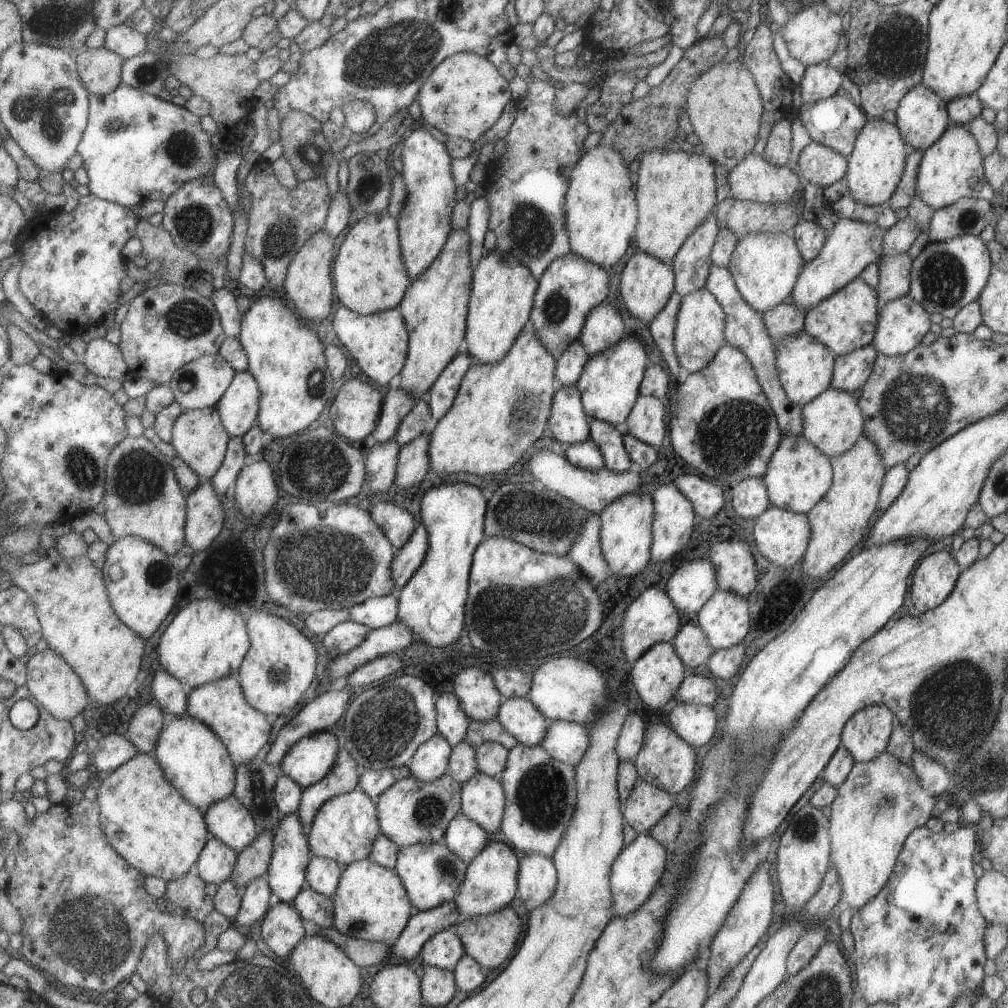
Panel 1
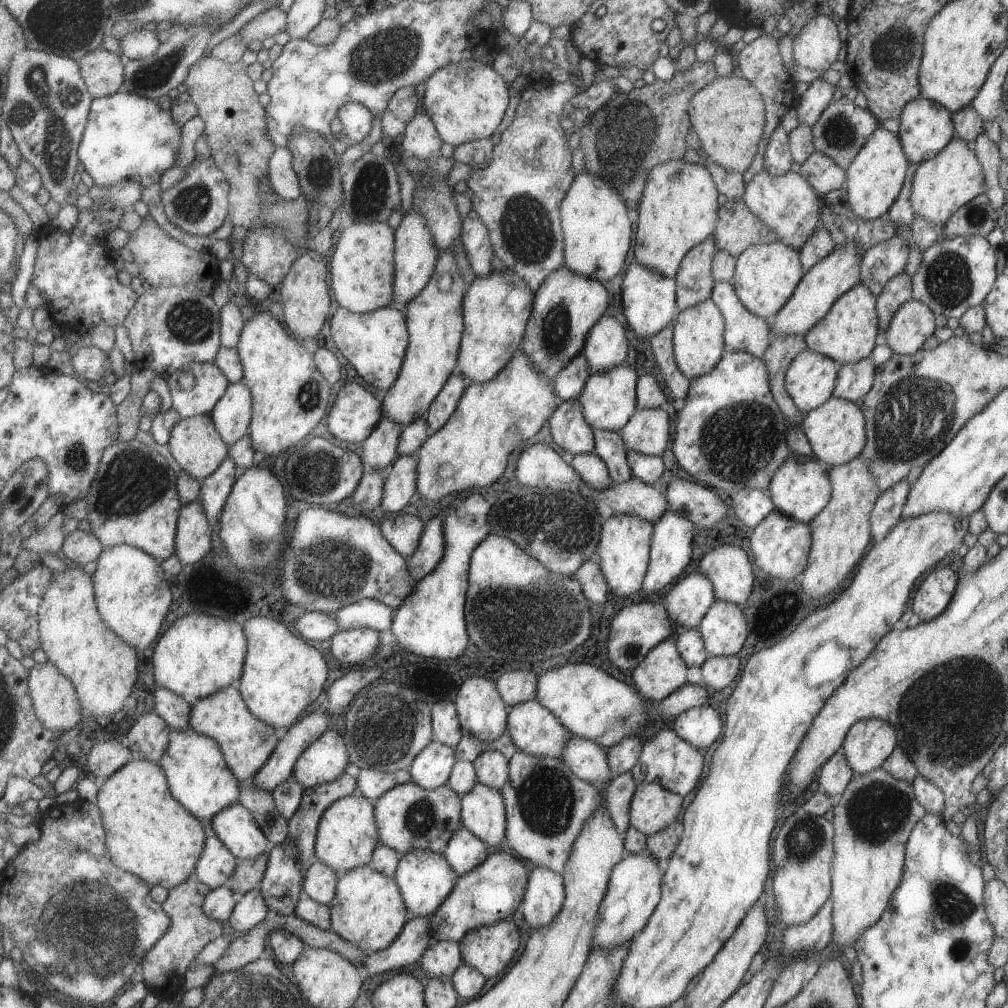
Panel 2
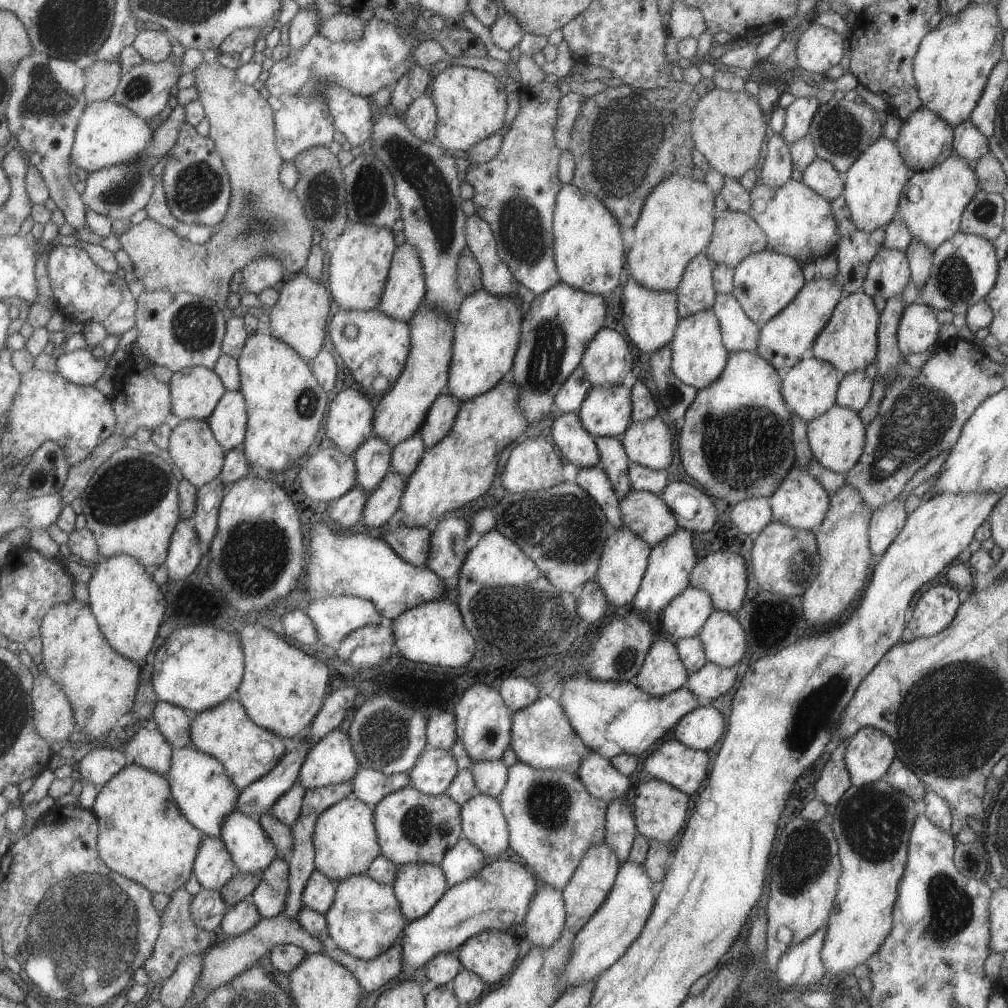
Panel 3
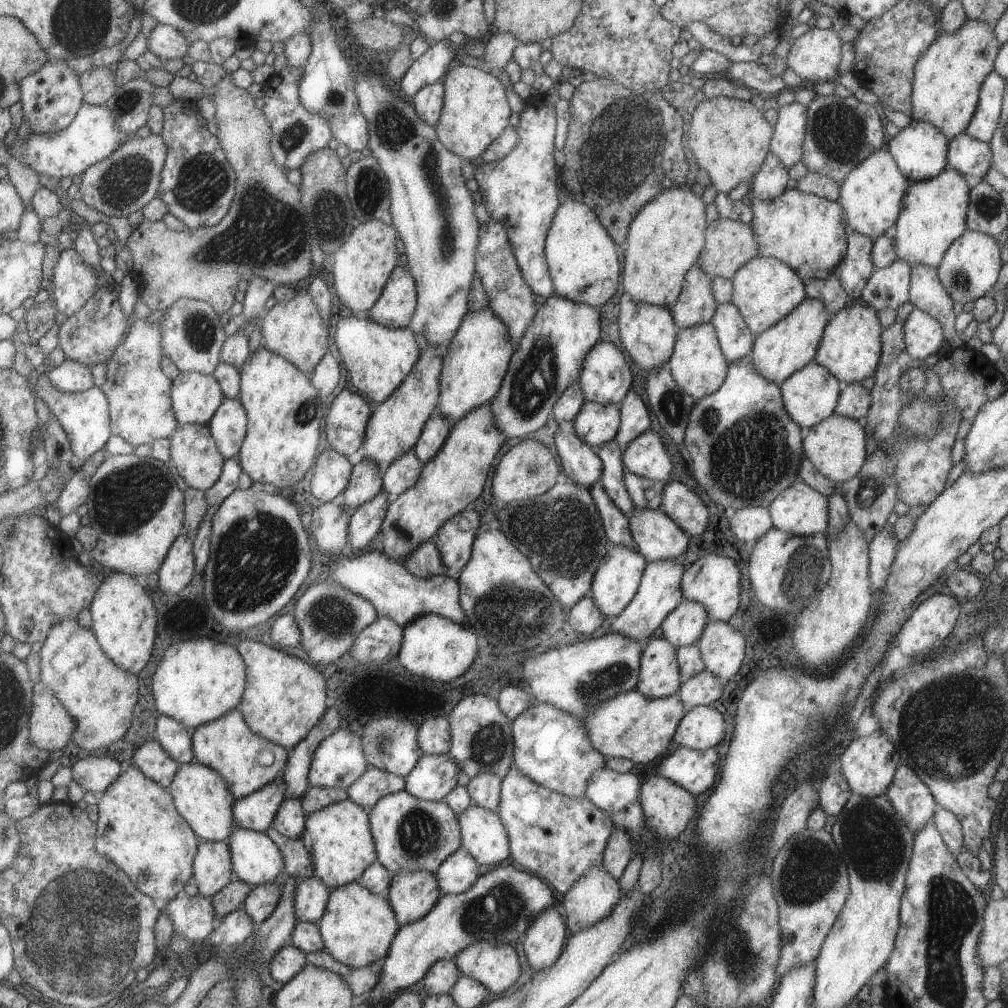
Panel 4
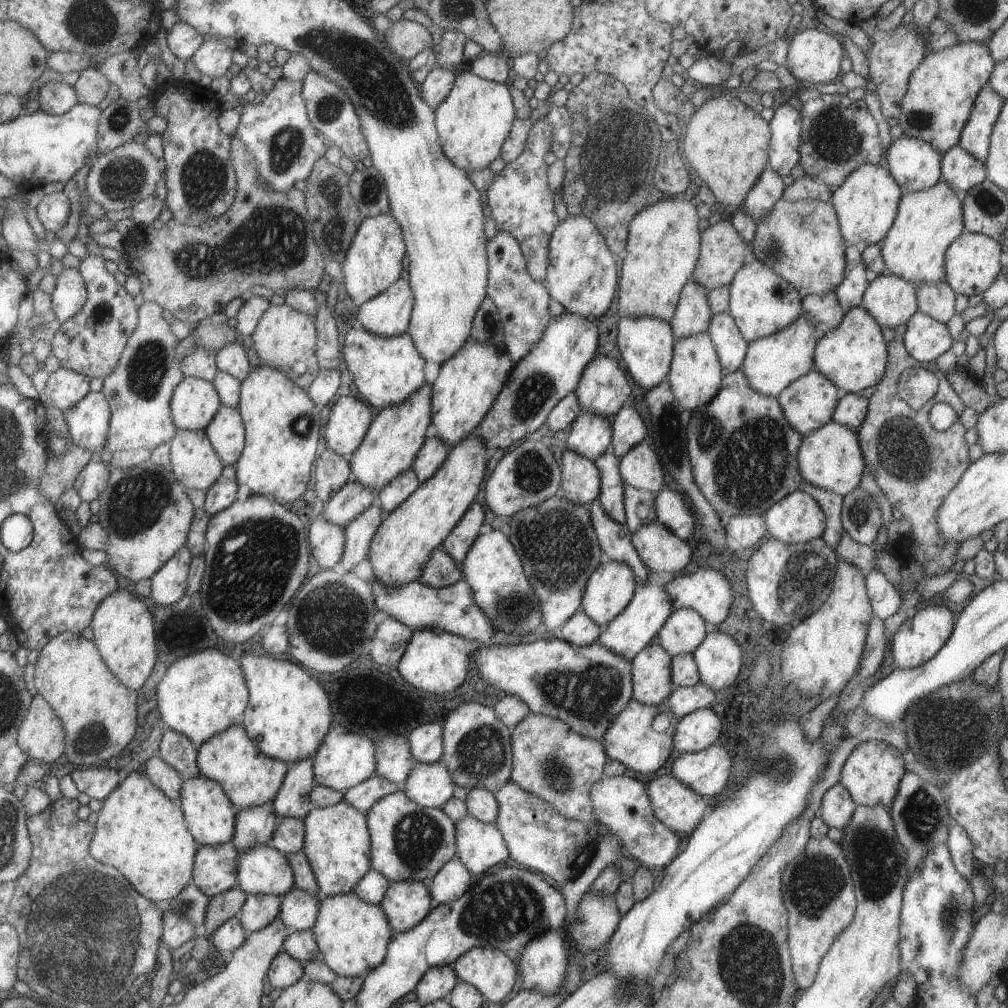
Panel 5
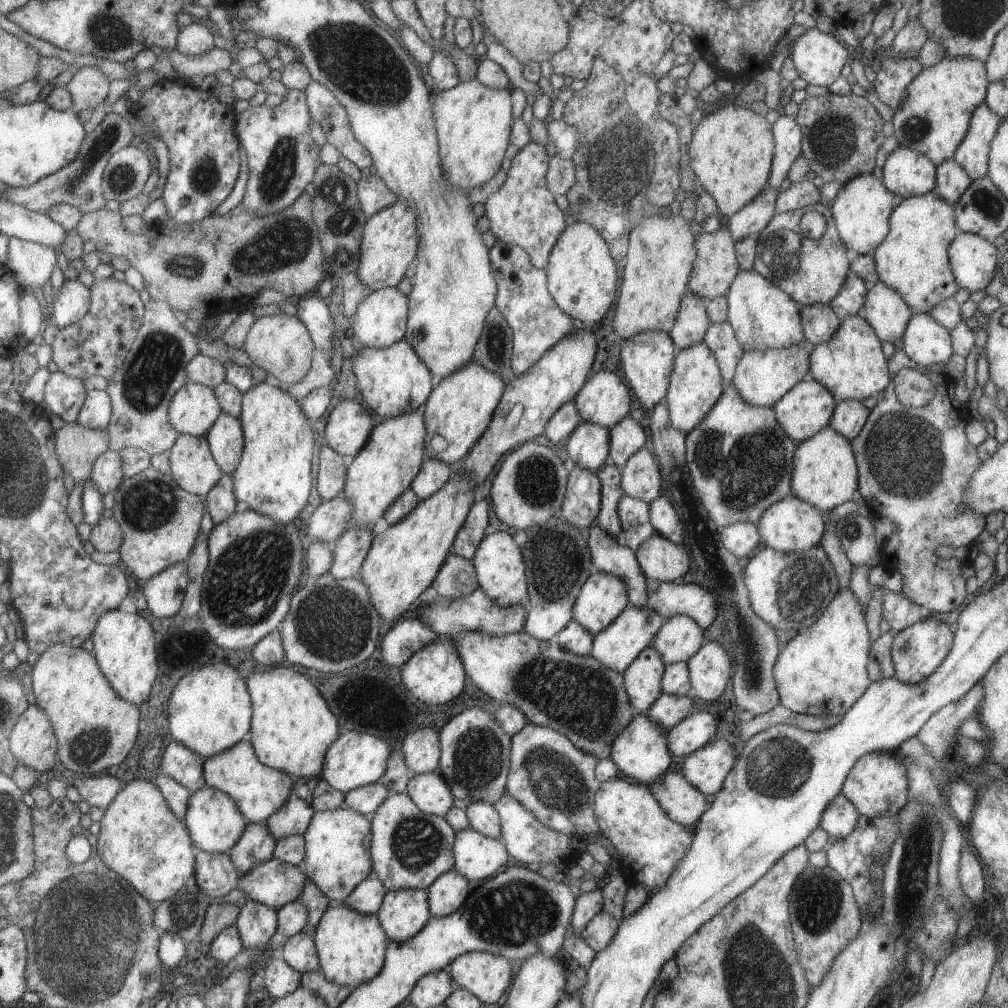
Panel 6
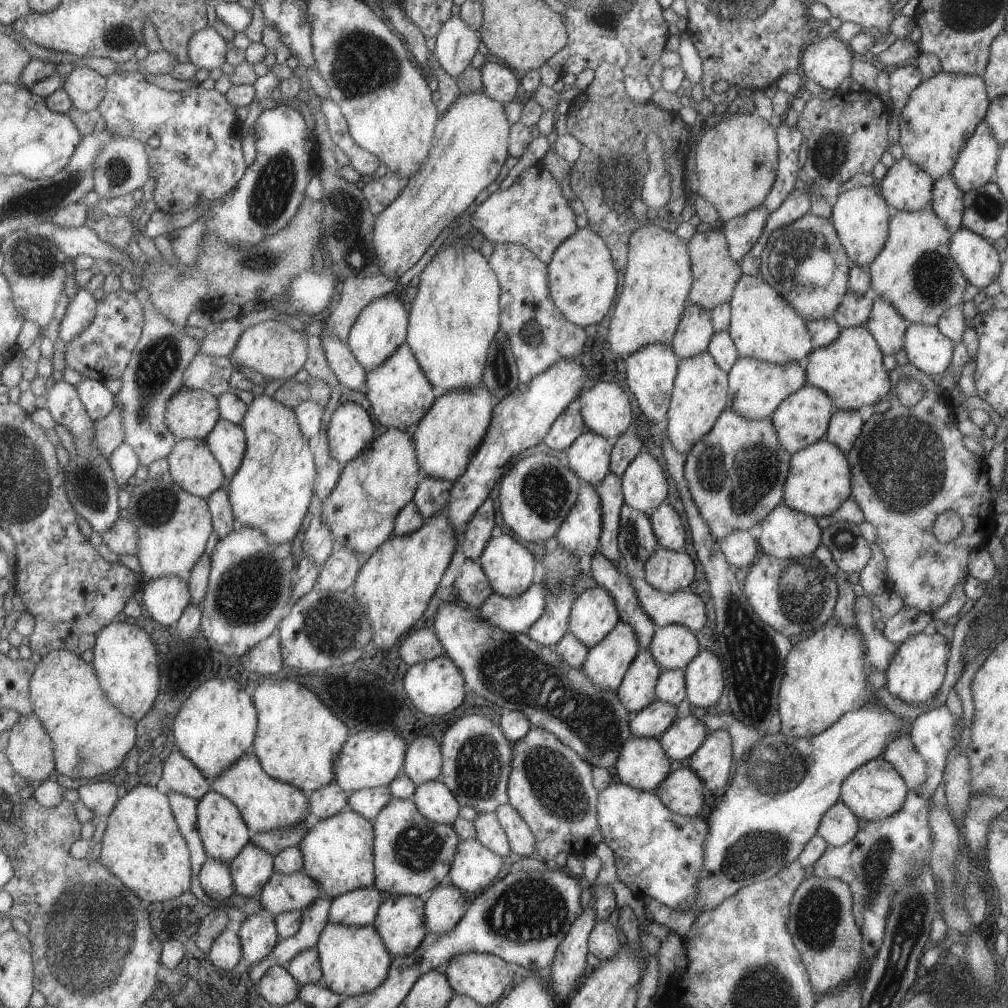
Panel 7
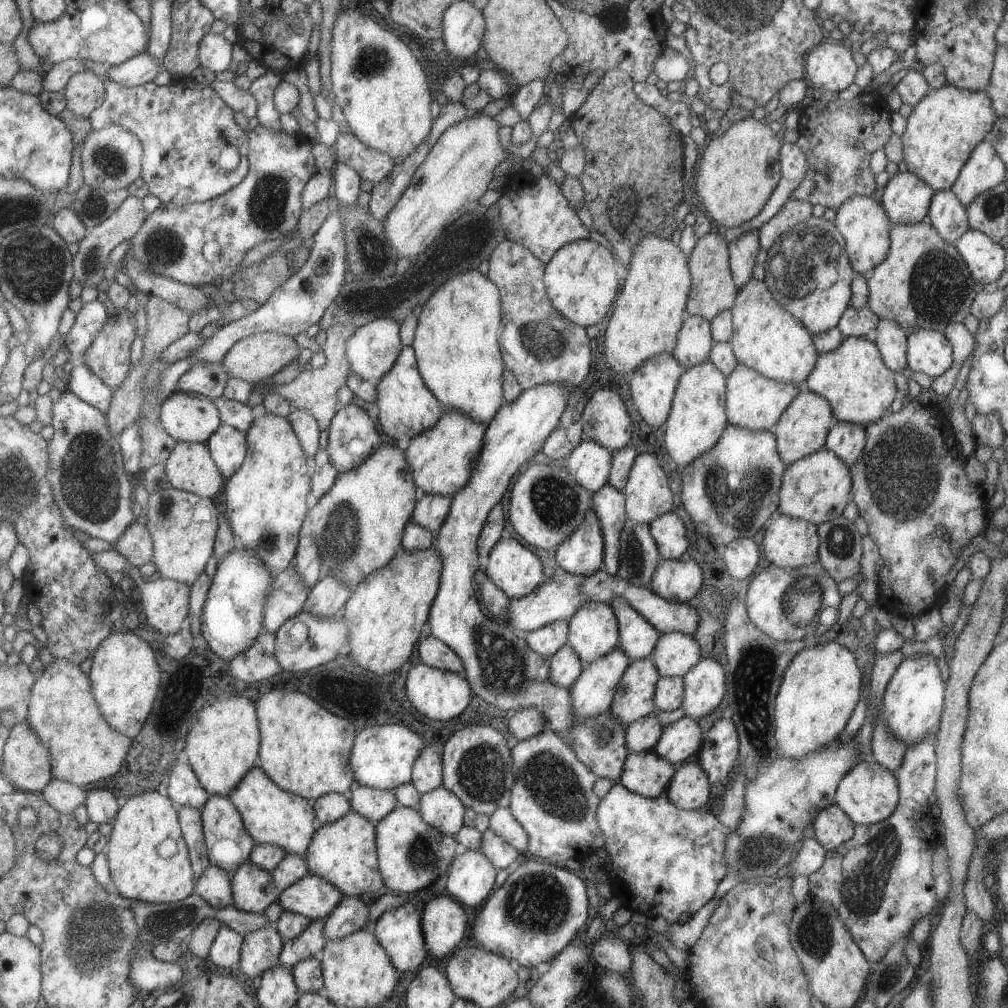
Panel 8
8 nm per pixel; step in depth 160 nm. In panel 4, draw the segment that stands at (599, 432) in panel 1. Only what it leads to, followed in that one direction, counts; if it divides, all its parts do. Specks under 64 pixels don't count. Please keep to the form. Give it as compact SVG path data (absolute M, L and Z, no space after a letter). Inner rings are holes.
M614 439L596 449L597 457L602 465L600 484L611 503L627 518L634 510L633 502L623 485L623 464L617 442Z

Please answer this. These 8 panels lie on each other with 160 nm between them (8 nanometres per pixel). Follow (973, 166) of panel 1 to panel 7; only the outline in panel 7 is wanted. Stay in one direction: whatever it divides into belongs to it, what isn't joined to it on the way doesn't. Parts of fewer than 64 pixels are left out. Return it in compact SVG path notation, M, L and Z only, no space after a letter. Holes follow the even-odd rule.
M930 205L917 212L899 212L892 207L887 212L887 240L867 267L870 294L891 304L911 324L933 326L945 310L955 306L962 310L962 295L968 283L949 254L951 234L945 224L933 214Z

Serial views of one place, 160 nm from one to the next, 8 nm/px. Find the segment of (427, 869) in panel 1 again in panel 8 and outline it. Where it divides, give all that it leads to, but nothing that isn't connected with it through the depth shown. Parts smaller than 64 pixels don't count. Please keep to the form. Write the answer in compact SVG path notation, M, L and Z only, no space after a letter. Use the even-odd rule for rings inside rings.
M405 901L382 912L372 923L371 932L385 949L391 964L402 974L417 971L429 962L429 952L421 928L420 913L411 902Z

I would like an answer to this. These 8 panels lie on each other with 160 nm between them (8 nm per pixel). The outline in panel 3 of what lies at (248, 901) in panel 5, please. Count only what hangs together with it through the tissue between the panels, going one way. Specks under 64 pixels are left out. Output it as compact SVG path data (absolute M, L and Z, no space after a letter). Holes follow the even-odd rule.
M275 858L263 870L260 882L250 895L250 901L260 918L271 918L283 913L287 896L288 862Z

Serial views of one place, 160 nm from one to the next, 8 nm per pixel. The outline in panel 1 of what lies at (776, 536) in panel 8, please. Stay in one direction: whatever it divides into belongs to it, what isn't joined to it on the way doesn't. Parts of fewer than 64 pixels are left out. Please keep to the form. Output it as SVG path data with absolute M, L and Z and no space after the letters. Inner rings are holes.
M784 434L769 457L762 479L771 505L806 514L830 487L832 468L828 456L815 448L802 434Z

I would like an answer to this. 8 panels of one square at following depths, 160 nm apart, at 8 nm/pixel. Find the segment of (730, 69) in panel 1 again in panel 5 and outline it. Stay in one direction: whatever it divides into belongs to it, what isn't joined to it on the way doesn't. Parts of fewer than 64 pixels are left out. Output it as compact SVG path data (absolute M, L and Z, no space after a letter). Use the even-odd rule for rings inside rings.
M721 94L694 110L682 135L681 151L687 164L711 190L717 206L728 211L741 208L741 202L757 182L759 174L766 169L769 124L740 99L731 94Z

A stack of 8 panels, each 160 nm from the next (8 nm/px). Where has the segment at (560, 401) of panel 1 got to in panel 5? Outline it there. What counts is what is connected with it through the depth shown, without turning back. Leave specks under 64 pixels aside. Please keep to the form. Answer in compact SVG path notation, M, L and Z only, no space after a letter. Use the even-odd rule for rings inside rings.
M569 449L557 452L561 468L560 495L571 504L587 506L600 492L600 475L593 461Z

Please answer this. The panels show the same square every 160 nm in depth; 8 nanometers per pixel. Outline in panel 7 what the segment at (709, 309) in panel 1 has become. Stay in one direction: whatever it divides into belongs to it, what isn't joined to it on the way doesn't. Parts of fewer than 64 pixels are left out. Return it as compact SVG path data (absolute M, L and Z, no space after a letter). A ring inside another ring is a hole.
M705 351L680 360L672 389L667 418L663 426L669 444L683 456L693 448L693 444L710 432L727 407L726 393L728 388L727 373L717 367L713 358Z

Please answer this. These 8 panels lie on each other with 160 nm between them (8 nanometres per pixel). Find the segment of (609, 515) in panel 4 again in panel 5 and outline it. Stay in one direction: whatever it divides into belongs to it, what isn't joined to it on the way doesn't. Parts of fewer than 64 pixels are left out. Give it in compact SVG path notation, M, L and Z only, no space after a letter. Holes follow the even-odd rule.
M595 498L586 508L603 558L611 562L627 564L627 568L631 568L635 576L636 584L643 584L650 574L632 546L631 533L627 530L627 526L613 522L603 512L598 498Z

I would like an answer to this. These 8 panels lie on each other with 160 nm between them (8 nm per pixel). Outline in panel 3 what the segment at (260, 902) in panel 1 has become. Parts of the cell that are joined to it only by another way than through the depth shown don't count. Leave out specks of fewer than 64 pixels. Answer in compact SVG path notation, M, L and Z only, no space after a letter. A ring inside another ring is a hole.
M246 898L227 908L217 931L225 939L230 939L251 929L259 920L260 916L257 914L255 906L253 906L250 899Z

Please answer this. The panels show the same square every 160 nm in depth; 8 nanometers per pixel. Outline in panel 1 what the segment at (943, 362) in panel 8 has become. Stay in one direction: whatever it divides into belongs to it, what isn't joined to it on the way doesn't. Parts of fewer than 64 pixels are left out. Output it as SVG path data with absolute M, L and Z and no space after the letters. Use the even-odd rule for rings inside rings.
M904 294L879 309L871 344L885 356L905 354L919 345L930 324L928 312Z

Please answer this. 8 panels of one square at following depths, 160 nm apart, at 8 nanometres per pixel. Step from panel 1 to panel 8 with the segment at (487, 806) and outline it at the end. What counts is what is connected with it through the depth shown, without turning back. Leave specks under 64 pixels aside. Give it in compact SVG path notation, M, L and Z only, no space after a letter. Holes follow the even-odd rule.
M480 850L455 856L445 872L446 894L467 908L481 904L494 888L496 868Z

